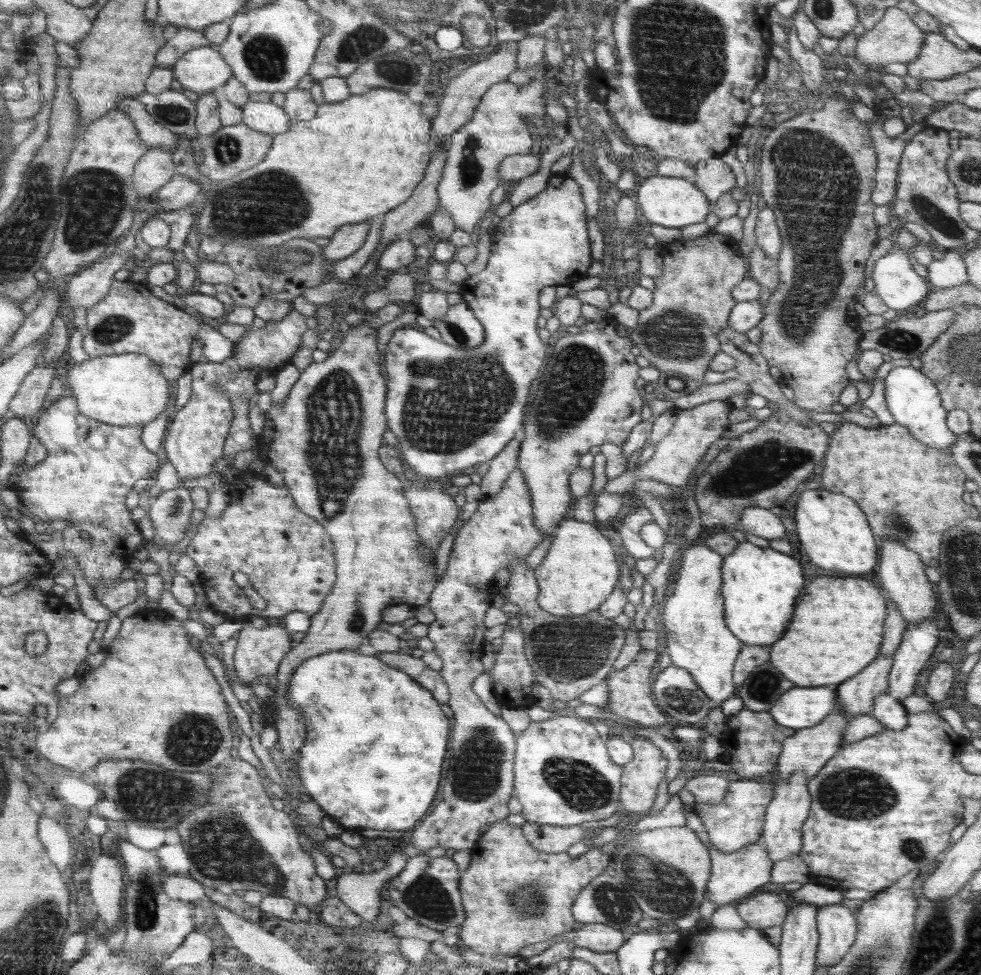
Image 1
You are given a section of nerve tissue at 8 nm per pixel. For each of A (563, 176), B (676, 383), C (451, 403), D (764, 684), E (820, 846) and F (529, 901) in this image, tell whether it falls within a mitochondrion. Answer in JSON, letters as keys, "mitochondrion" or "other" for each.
{"A":"other","B":"mitochondrion","C":"mitochondrion","D":"mitochondrion","E":"other","F":"mitochondrion"}

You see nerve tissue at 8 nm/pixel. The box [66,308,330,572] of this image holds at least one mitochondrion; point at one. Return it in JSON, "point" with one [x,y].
{"point":[112,330]}

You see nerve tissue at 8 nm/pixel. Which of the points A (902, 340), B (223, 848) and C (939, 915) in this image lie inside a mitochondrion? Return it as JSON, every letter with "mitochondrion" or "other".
{"A":"mitochondrion","B":"mitochondrion","C":"mitochondrion"}

